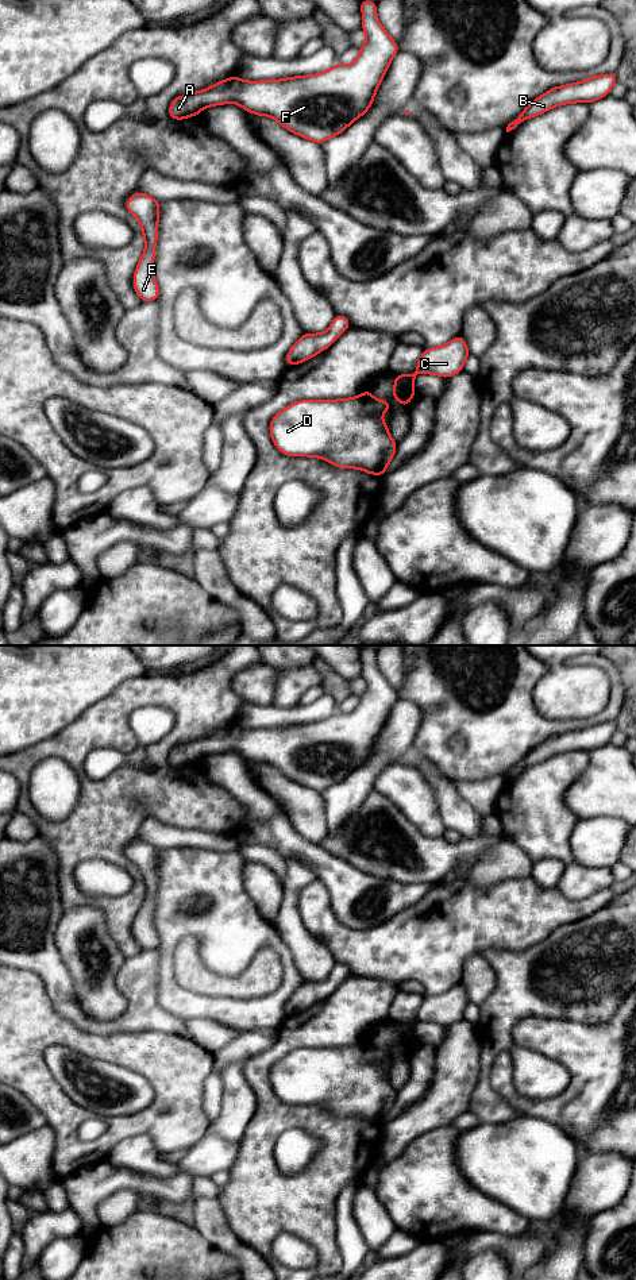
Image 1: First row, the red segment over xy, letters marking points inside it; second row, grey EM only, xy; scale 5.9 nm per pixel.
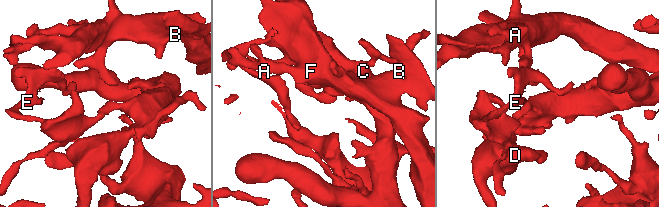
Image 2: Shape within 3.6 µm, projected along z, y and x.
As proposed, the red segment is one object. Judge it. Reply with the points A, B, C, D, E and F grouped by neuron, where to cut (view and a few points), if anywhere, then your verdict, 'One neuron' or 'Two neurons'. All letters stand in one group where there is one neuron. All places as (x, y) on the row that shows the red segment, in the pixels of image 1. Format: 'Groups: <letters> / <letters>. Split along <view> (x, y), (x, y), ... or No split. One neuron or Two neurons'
Groups: A B C D E F. No split. One neuron

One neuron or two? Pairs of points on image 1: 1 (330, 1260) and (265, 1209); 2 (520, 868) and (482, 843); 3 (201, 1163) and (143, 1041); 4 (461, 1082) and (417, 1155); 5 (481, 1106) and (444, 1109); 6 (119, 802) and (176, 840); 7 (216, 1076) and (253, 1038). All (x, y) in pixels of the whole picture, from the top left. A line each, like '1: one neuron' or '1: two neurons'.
1: one neuron
2: two neurons
3: two neurons
4: two neurons
5: two neurons
6: two neurons
7: one neuron

